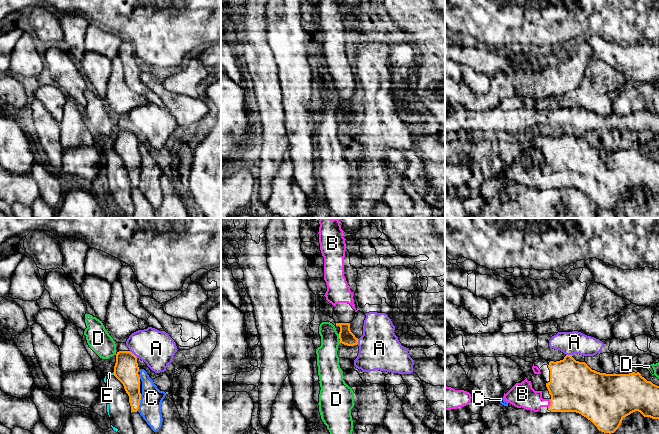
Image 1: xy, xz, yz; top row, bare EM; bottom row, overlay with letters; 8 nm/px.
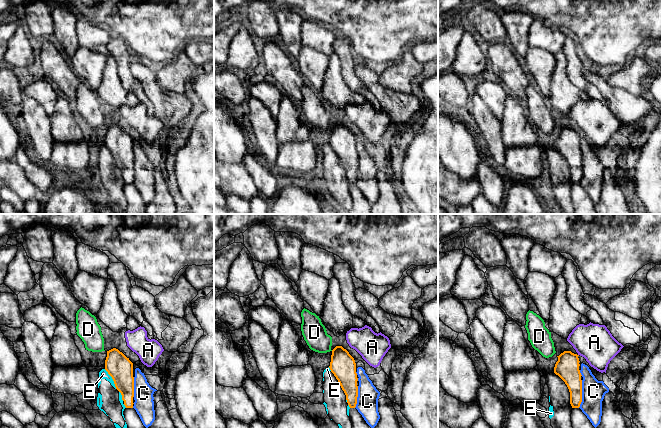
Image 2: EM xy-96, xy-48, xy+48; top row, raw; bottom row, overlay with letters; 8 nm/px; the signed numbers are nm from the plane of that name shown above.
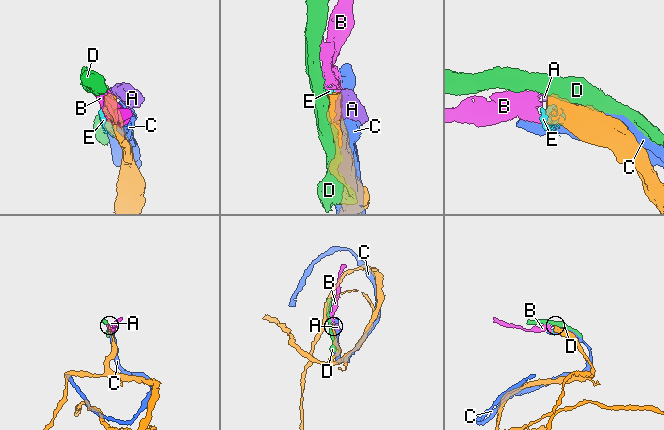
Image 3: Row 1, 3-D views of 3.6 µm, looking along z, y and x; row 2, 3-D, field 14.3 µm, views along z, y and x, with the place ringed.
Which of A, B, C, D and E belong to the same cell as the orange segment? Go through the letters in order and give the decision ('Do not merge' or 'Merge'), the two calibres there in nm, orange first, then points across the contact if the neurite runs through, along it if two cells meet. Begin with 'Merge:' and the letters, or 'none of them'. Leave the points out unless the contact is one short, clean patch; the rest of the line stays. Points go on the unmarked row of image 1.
Merge: B
A: Do not merge. Thickness 200 nm (orange) against 300 nm. Boundary: xy (129, 127), (137, 133)
B: Merge. Thickness 400 nm (orange) against 190 nm. Path across: yz (574, 163), (558, 179), (550, 179), (535, 178), (522, 170)
C: Do not merge. Thickness 170 nm (orange) against 180 nm
D: Do not merge. Thickness 120 nm (orange) against 180 nm. Boundary: xz (338, 110), (339, 114)
E: Do not merge. Thickness 200 nm (orange) against 20 nm. Boundary: xy (113, 148), (115, 151)

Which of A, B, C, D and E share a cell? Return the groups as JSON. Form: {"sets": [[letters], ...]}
{"sets": [["A"], ["B"], ["C"], ["D"], ["E"]]}

